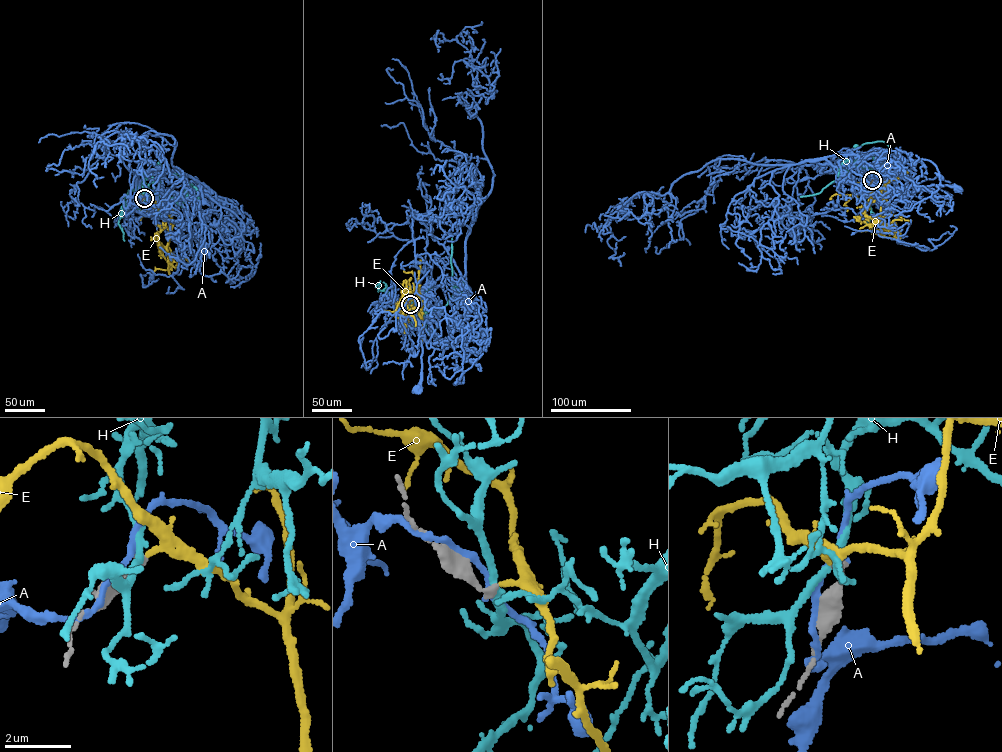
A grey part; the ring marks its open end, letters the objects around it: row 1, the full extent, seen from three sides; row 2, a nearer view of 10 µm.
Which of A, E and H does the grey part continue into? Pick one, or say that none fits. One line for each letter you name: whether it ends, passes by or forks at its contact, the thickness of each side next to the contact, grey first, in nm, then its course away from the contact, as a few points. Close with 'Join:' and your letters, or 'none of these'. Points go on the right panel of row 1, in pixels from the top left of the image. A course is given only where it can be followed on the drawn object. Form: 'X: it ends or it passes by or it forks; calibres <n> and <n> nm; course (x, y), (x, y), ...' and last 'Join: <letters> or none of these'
E: it passes by; calibres 200 and 170 nm; course (872, 180), (869, 191), (871, 183), (887, 182), (877, 222), (892, 232), (893, 227), (884, 223), (884, 227)
Join: E

